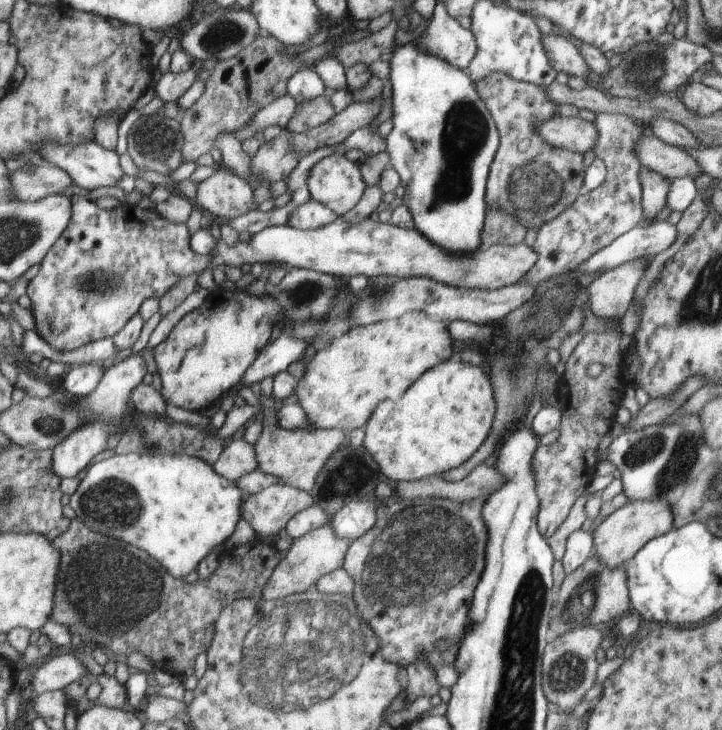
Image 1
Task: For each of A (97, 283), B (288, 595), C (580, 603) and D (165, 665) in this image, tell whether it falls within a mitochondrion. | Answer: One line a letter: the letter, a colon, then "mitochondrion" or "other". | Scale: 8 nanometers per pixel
A: mitochondrion
B: mitochondrion
C: mitochondrion
D: other

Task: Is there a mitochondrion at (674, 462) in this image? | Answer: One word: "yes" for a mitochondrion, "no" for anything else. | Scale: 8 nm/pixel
yes

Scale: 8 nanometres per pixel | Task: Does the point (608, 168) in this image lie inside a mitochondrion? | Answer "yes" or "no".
no

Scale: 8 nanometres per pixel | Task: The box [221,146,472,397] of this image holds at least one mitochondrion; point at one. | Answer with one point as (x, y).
(306, 292)

